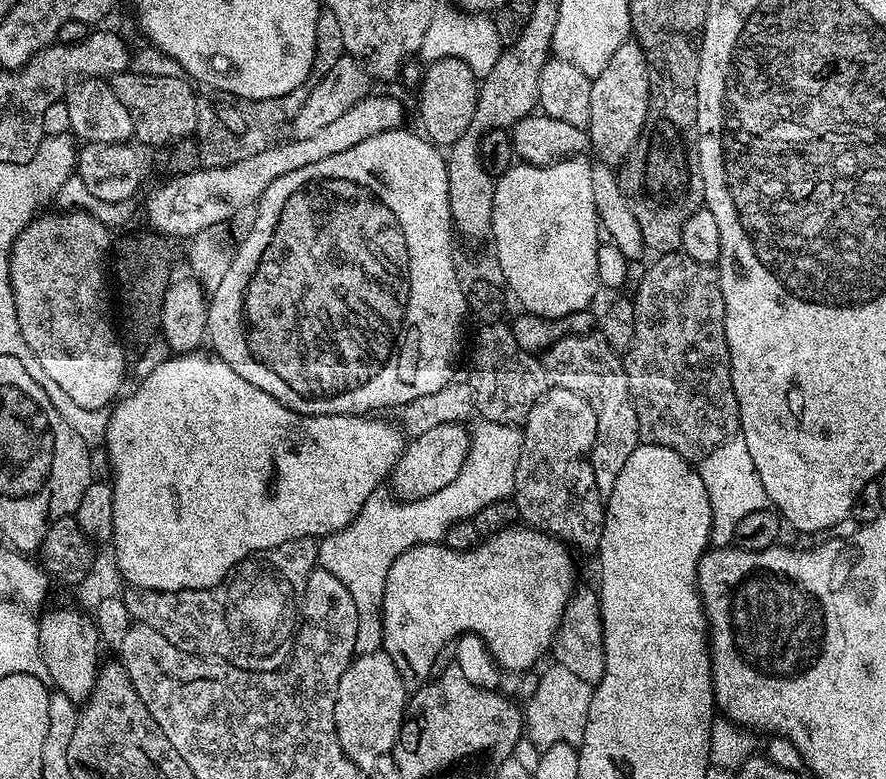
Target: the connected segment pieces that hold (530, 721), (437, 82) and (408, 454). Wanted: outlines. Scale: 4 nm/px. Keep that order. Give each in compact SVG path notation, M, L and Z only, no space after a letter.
M552 666L549 672L541 671L539 677L538 688L526 700L527 739L532 739L540 750L555 744L579 745L586 730L593 685L578 678L578 674L559 666Z
M444 56L441 60L436 60L424 72L424 81L420 84L420 124L423 135L437 146L451 146L466 134L470 122L474 118L476 109L476 93L478 91L478 77L473 65L467 64L464 60L459 60L456 56Z
M463 423L434 426L426 434L411 437L405 443L398 462L392 468L390 484L401 500L417 500L430 494L438 494L442 486L450 486L462 470L468 457L468 447L472 441L469 429Z

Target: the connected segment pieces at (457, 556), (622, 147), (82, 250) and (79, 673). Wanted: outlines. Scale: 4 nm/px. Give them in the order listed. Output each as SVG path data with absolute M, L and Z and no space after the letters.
M513 526L511 528L504 528L501 532L496 532L493 536L481 539L479 541L479 544L476 545L475 548L471 548L468 551L464 552L456 552L455 550L448 548L444 542L437 542L435 544L419 544L418 546L414 546L410 550L406 550L405 552L403 552L402 555L400 555L394 562L394 566L390 566L390 574L386 574L386 590L384 591L384 606L382 609L382 623L384 625L384 642L382 645L382 651L384 651L384 653L386 653L386 655L388 655L389 658L394 662L394 666L396 667L396 669L398 670L398 674L402 678L405 689L415 690L424 687L424 685L428 683L430 677L433 675L432 667L435 666L436 659L438 659L440 656L440 651L442 651L448 643L449 647L449 645L451 645L453 641L463 636L463 634L465 633L471 633L473 636L480 636L488 652L491 653L491 656L501 669L507 670L507 668L509 668L510 671L516 672L515 674L523 674L527 673L529 670L535 669L535 664L538 663L539 660L547 654L547 652L549 655L550 649L553 647L554 641L556 639L556 631L560 628L560 615L564 613L564 606L565 604L567 604L568 599L572 596L574 591L574 585L572 585L572 583L574 583L576 580L576 568L574 565L572 565L571 554L573 555L573 553L569 551L569 549L565 547L565 545L561 543L561 541L548 536L547 534L545 534L545 532L540 531L540 529L538 528L530 528L527 526Z
M626 39L622 46L618 46L618 50L614 50L614 55L610 57L610 62L606 62L602 74L591 77L591 81L590 118L586 135L602 163L623 165L648 120L652 98L648 78L648 53L635 39Z
M47 212L33 218L25 226L24 232L18 234L12 247L12 254L8 258L8 277L12 283L20 333L22 338L26 338L26 346L30 346L30 350L34 350L34 354L38 354L42 367L49 372L50 378L54 378L54 382L58 382L58 386L62 386L62 390L66 390L69 398L78 402L78 406L93 410L101 410L100 408L104 407L107 409L117 399L116 391L119 390L120 383L124 380L124 352L126 353L125 345L118 339L117 329L116 332L112 329L112 324L108 321L107 314L104 313L104 255L108 252L109 229L93 213L91 216L88 212Z
M52 608L38 620L38 642L42 662L46 662L47 679L57 692L66 694L77 706L83 705L96 685L98 636L93 625L80 617L76 608Z

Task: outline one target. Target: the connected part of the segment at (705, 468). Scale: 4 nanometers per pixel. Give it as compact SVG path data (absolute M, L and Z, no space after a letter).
M733 438L718 446L718 450L714 450L704 460L699 461L698 471L702 478L702 486L706 486L706 494L710 498L711 543L718 548L729 547L738 522L742 522L746 514L754 514L754 510L769 507L762 478L758 478L758 470L754 470L754 458L750 458L750 450L746 450L746 442L743 438Z

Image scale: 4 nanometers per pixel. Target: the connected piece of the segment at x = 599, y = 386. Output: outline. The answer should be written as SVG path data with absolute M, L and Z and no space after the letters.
M591 332L582 336L567 336L552 344L543 353L542 363L555 387L582 394L594 410L596 442L589 460L594 470L596 488L601 497L606 498L613 492L614 482L630 454L641 443L637 412L629 394L623 359L601 333Z

